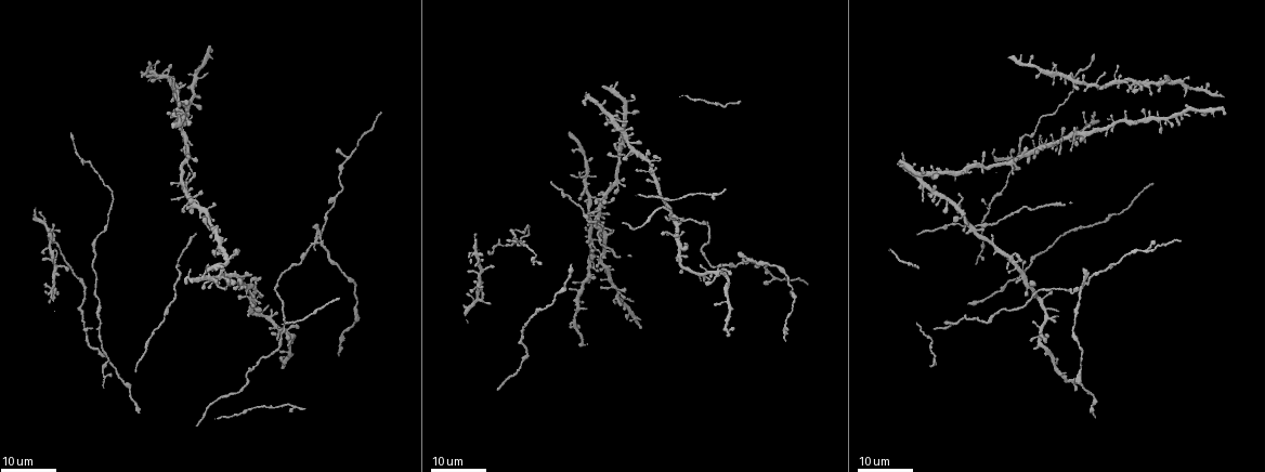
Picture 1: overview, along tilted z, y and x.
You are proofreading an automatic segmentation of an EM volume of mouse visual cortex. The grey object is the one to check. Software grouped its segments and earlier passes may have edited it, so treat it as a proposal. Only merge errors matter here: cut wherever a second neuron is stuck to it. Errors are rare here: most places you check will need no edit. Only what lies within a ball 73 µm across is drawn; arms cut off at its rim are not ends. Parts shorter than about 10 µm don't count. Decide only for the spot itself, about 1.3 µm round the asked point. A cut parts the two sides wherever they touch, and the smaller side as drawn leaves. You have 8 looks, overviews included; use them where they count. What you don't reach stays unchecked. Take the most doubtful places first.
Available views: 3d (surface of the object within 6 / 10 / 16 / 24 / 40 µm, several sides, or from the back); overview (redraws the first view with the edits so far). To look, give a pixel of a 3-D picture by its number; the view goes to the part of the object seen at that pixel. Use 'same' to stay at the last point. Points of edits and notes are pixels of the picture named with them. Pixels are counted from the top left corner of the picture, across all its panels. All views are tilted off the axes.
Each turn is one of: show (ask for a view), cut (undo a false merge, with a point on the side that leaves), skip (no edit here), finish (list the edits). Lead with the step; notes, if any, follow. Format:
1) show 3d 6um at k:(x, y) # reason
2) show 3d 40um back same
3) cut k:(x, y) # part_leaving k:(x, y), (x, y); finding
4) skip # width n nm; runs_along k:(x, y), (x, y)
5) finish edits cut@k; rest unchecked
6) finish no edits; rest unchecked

show 3d 16um at 1:(613, 119) # four or more arms meet

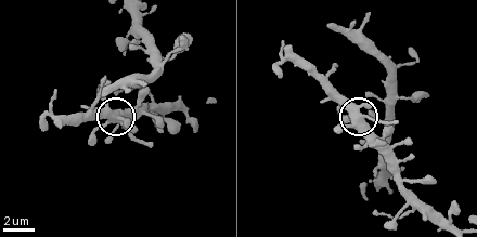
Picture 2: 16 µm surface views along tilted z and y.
show 3d 10um at 2:(361, 116) # zoom in

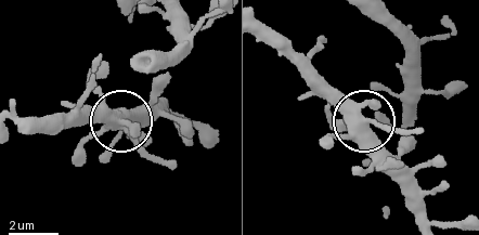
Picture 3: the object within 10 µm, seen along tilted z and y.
skip # width 390 nm; runs_along 3:(428, 224), (414, 181), (367, 120), (406, 133); one neuron here

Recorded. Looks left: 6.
show 3d 16um at 1:(1144, 119)

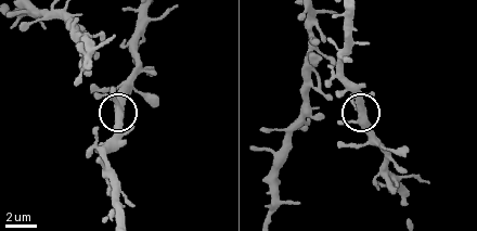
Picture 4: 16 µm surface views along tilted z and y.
show 3d 10um same

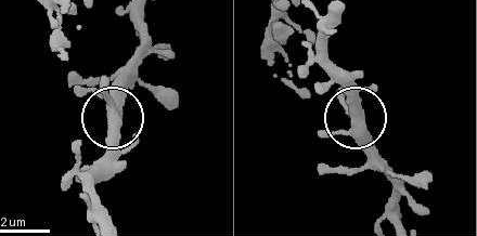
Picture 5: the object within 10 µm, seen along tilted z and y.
skip # arms 4; runs_along 5:(326, 15), (324, 66), (344, 92), (352, 130), (375, 169); continuous, no second neuron

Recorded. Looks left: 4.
show 3d 24um at 1:(1061, 143) # branch point

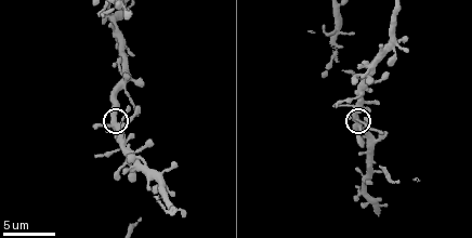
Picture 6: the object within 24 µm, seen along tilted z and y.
show 3d 6um same # zoom in

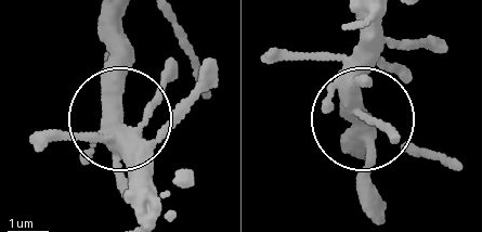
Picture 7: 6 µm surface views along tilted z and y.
skip # arms 3; all the same neuron

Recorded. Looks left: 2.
show 3d 16um at 1:(316, 238)

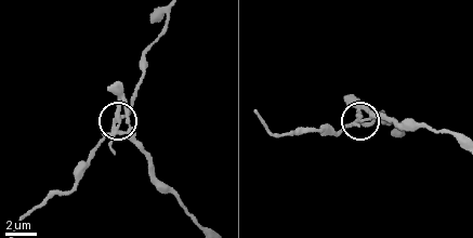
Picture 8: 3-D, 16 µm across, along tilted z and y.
show 3d 6um same

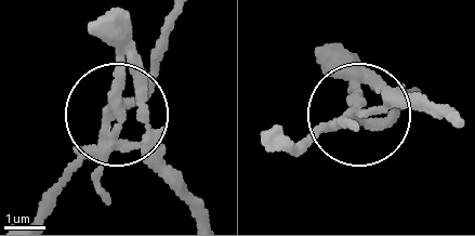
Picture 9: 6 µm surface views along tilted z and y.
cut 9:(142, 90) # side_arm 30 um; part_leaving 9:(111, 142), (172, 185), (192, 218); two neurons meet here

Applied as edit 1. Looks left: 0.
finish edits cut@9; rest unchecked

